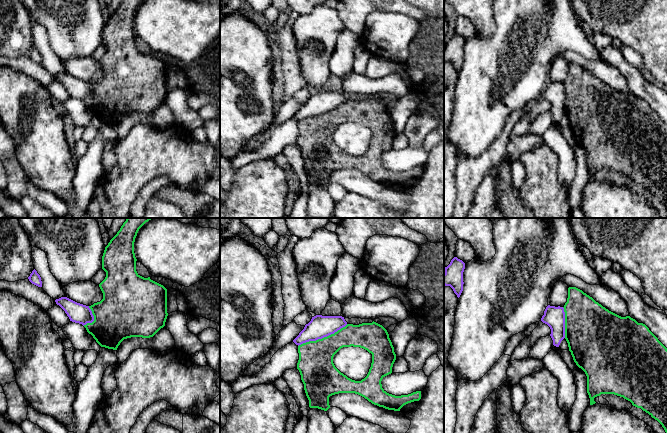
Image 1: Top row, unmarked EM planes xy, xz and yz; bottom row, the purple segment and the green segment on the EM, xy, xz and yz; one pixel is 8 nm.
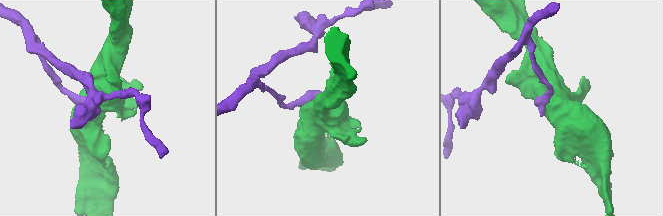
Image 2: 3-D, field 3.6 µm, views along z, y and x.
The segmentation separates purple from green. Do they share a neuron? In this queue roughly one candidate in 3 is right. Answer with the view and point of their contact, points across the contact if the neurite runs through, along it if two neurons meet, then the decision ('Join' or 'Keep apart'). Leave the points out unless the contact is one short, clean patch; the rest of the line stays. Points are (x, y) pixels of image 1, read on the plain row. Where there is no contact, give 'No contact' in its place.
Touches purple at xz (322, 113). Boundary: xz (347, 100), (333, 109), (315, 116), (303, 118), (298, 122). Keep apart

